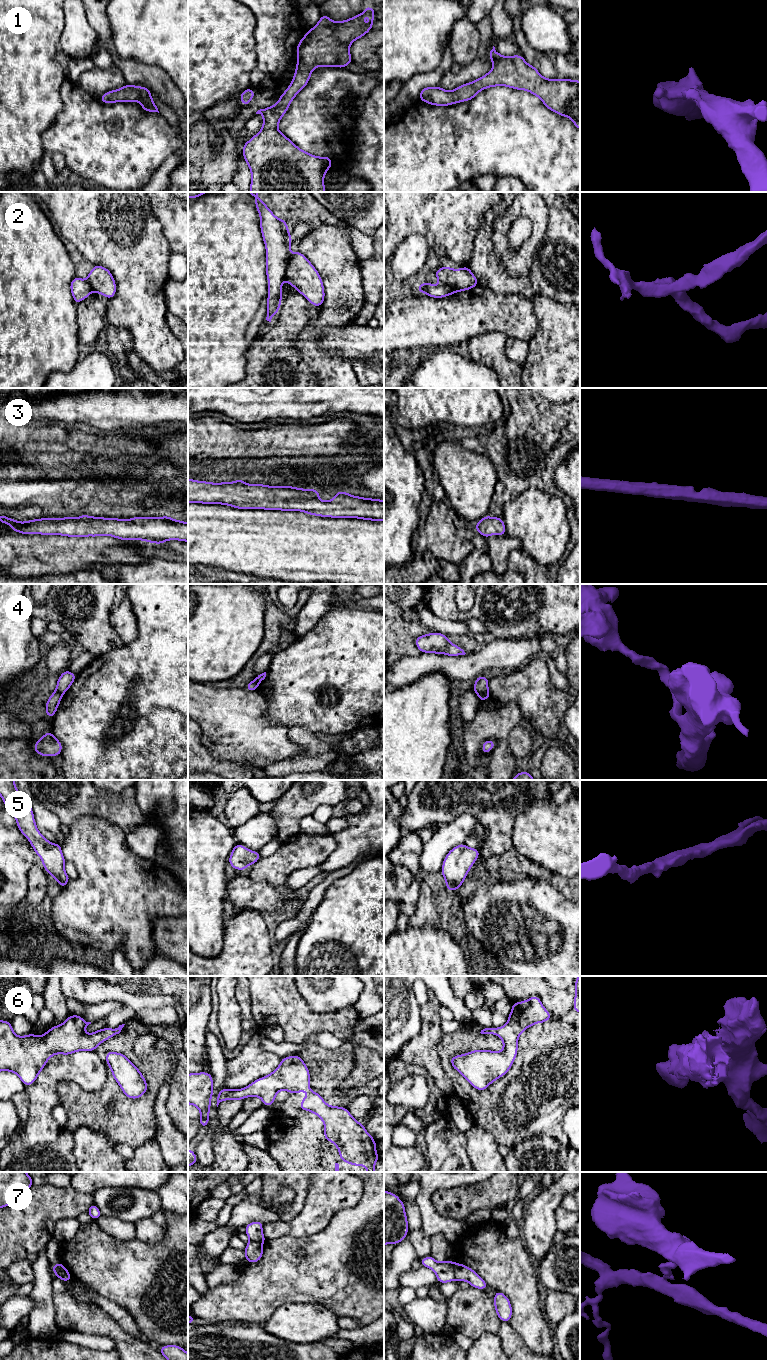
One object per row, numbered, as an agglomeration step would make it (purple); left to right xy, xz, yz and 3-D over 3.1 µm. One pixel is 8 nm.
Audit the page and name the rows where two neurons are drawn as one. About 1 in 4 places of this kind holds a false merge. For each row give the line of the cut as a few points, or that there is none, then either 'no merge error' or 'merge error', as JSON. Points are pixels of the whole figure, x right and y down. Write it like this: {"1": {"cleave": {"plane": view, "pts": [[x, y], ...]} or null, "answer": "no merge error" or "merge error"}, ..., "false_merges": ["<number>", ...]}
{"1": {"cleave": null, "answer": "no merge error"}, "2": {"cleave": {"plane": "xz", "pts": [[290, 253], [284, 279]]}, "answer": "merge error"}, "3": {"cleave": null, "answer": "no merge error"}, "4": {"cleave": {"plane": "yz", "pts": [[488, 690], [479, 696]]}, "answer": "merge error"}, "5": {"cleave": null, "answer": "no merge error"}, "6": {"cleave": null, "answer": "no merge error"}, "7": {"cleave": {"plane": "yz", "pts": [[453, 1263], [453, 1273], [456, 1278]]}, "answer": "merge error"}, "false_merges": ["2", "4", "7"]}

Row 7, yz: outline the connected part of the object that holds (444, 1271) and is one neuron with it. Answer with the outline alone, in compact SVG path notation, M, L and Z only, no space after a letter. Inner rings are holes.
M431 1255L420 1259L421 1266L430 1268L436 1274L437 1282L448 1283L454 1281L454 1263L452 1260L437 1262Z

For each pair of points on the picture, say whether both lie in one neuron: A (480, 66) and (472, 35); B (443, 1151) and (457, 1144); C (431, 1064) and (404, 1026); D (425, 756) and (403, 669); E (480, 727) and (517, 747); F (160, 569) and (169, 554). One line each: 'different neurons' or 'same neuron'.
A: different neurons
B: same neuron
C: different neurons
D: different neurons
E: different neurons
F: different neurons

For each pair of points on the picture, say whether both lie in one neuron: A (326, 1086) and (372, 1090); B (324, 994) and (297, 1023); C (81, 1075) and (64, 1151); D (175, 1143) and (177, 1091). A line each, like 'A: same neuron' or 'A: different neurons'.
A: same neuron
B: different neurons
C: different neurons
D: different neurons

